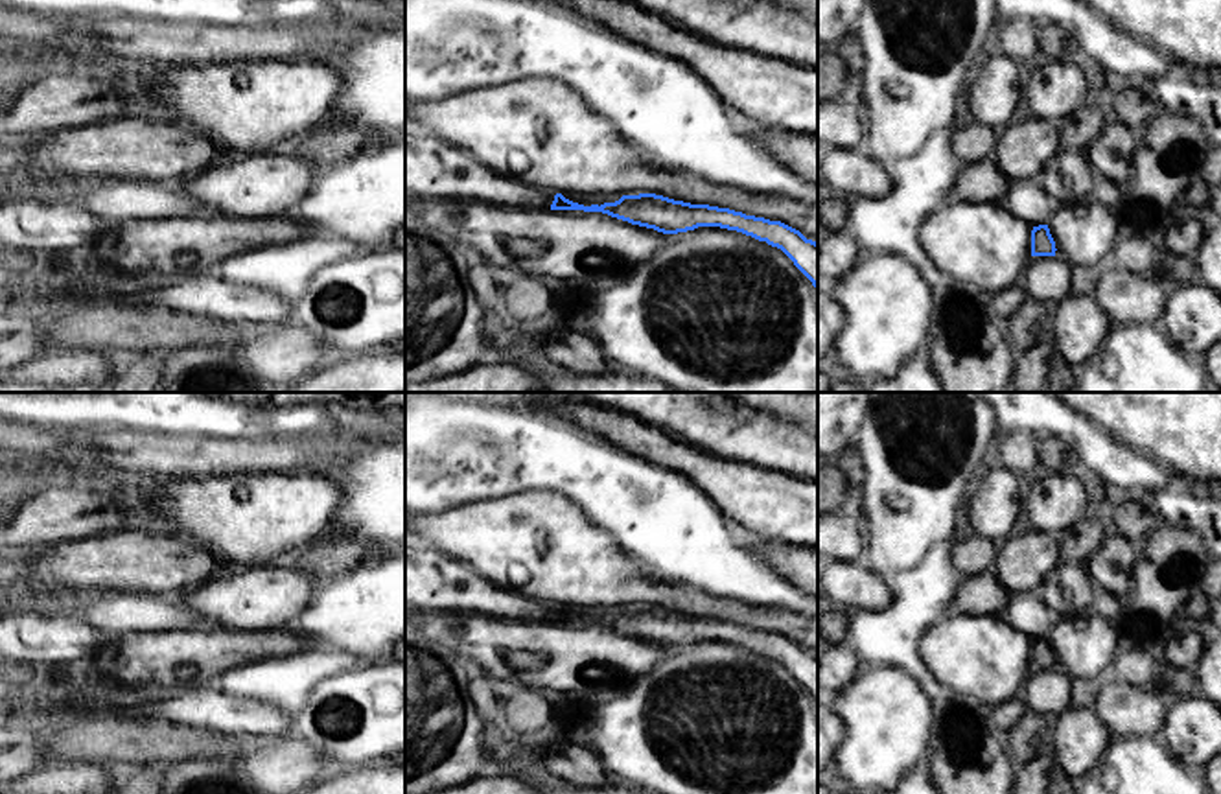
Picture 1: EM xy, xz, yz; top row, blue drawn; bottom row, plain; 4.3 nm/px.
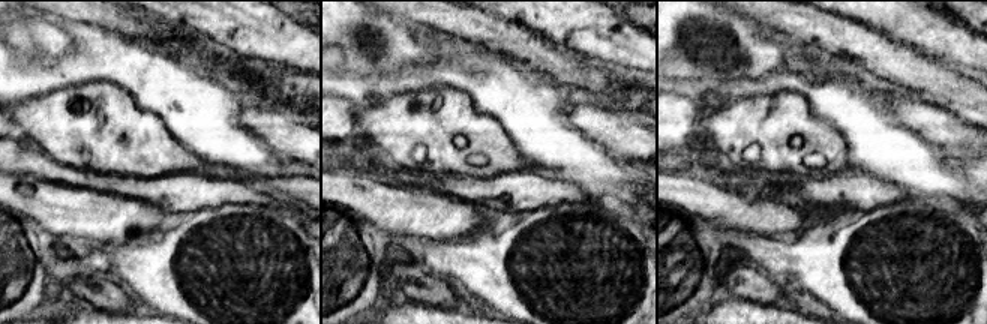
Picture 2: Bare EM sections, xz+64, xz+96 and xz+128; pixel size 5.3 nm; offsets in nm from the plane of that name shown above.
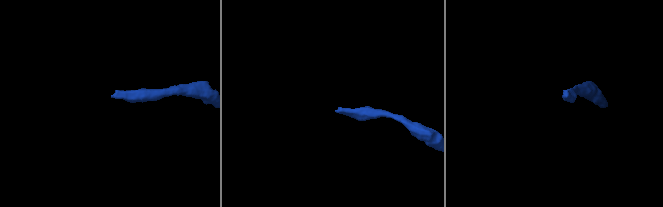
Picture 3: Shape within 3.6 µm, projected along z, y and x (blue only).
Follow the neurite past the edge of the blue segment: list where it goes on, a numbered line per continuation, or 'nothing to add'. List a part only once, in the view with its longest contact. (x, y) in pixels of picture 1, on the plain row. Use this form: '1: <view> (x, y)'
1: xz (435, 581)

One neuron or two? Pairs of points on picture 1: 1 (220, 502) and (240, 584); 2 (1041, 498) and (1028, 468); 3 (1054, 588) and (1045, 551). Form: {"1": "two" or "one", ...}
{"1": "two", "2": "two", "3": "two"}

